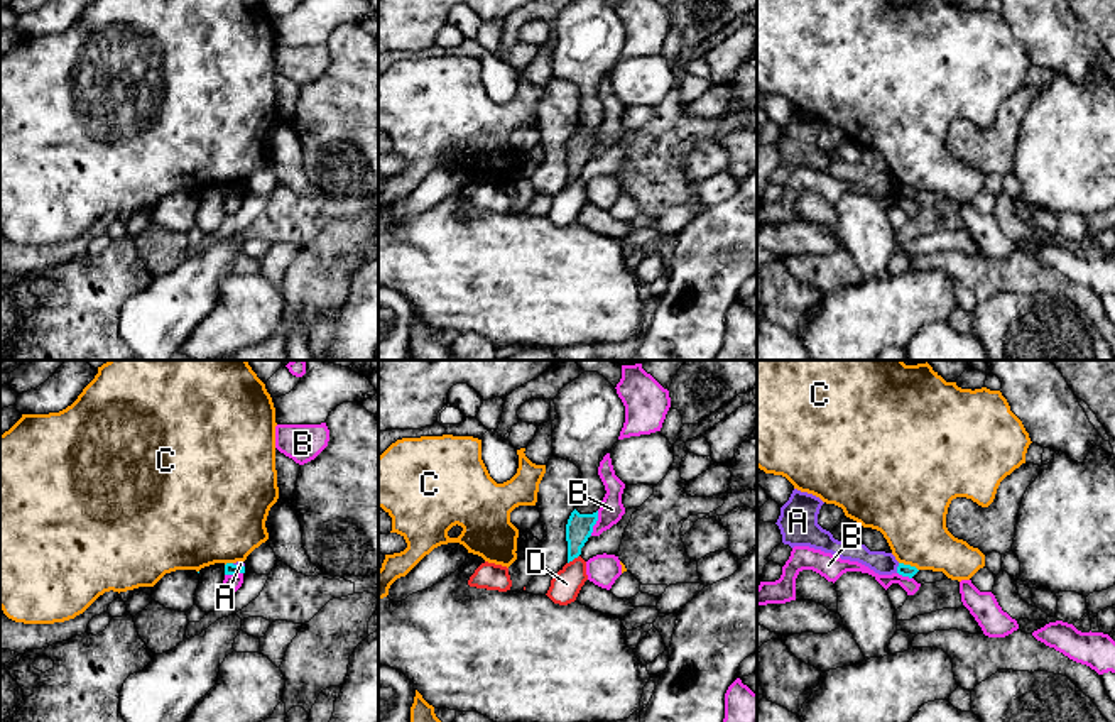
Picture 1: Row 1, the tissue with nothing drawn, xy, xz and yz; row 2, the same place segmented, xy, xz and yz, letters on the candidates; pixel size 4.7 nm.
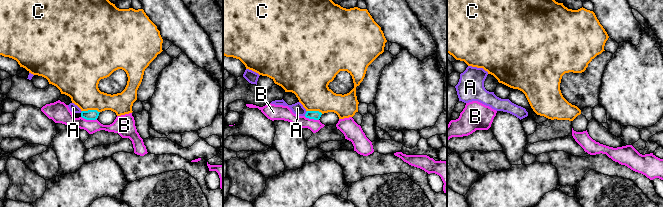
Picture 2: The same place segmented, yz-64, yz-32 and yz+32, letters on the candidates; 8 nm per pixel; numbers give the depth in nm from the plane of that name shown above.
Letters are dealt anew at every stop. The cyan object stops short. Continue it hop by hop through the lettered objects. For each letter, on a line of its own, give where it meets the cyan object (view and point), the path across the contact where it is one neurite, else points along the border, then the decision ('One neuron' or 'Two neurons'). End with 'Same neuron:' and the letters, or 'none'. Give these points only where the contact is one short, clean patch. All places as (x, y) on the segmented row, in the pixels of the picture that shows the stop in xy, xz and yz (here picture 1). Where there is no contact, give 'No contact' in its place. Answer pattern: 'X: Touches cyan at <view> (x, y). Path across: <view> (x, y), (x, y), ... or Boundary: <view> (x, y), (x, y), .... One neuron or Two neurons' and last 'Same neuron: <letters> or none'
A: Touches cyan at yz (897, 568). Boundary: yz (899, 563), (896, 572). Two neurons
B: Touches cyan at xz (595, 523). Boundary: xz (598, 511), (598, 519), (590, 535). Two neurons
C: Touches cyan at yz (909, 565). Two neurons
D: Touches cyan at xz (573, 558). Boundary: xz (578, 555), (568, 563). Two neurons
Same neuron: none

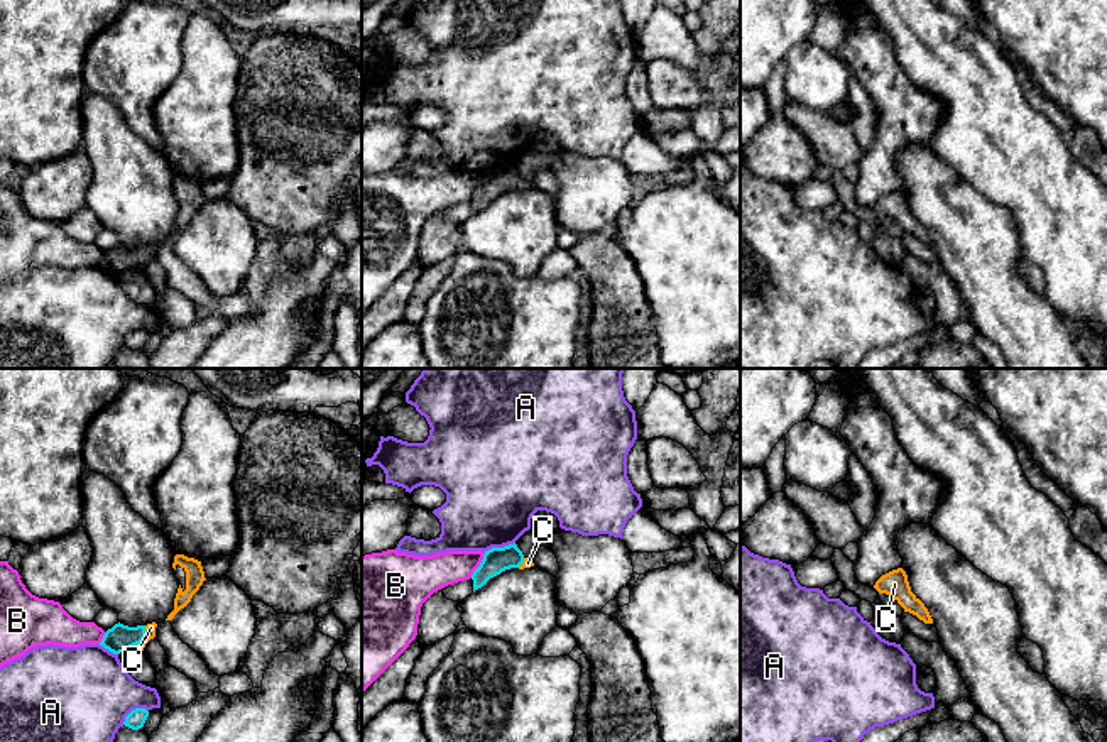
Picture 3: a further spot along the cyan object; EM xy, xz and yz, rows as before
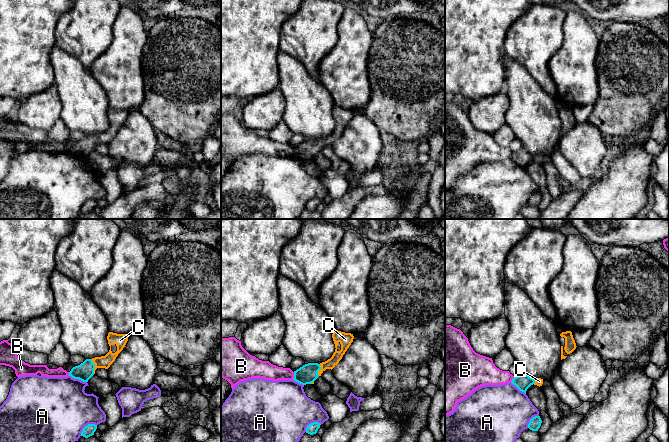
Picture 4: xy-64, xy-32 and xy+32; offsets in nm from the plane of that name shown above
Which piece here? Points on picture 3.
A: Touches cyan at xy (132, 710). Two neurons
B: Touches cyan at xz (480, 565). Boundary: xz (485, 553), (470, 577). Two neurons
C: Touches cyan at xy (144, 638). Path across: xy (119, 638), (144, 638), (151, 627). One neuron
Same neuron: C

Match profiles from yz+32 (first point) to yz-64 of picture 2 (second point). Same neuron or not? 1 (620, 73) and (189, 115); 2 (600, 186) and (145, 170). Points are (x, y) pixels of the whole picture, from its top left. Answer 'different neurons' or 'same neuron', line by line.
1: same neuron
2: different neurons

